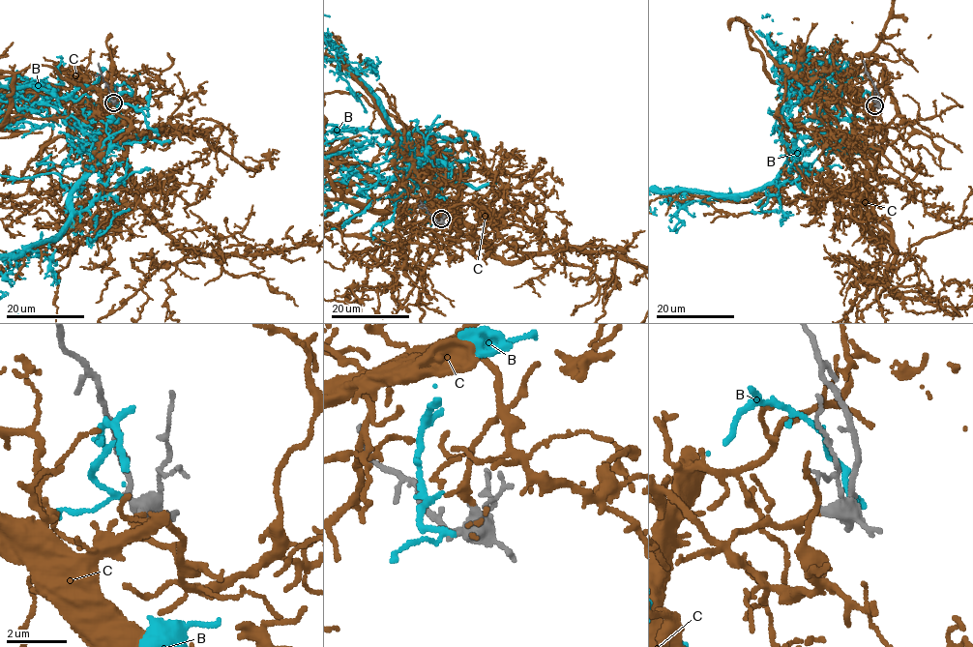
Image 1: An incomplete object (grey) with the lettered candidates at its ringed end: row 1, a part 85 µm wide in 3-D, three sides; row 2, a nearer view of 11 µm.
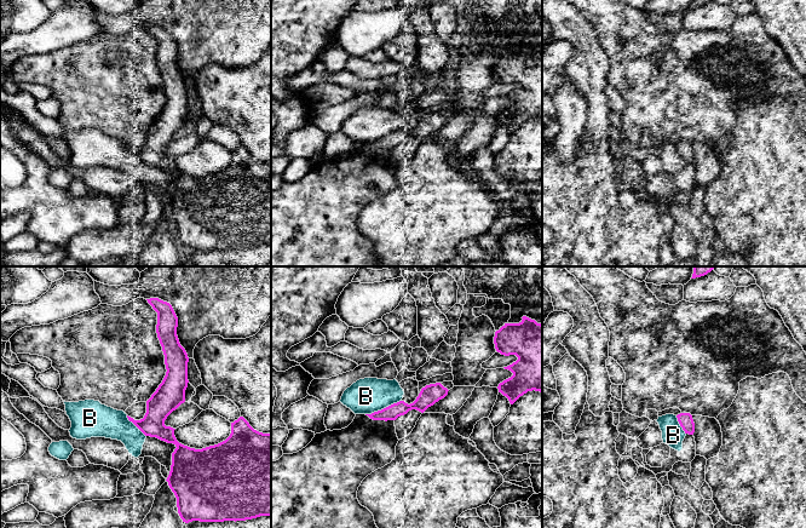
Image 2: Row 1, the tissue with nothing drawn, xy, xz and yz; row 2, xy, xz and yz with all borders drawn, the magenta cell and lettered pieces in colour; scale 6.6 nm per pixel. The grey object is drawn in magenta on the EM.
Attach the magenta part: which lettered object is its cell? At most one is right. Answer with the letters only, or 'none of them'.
C

